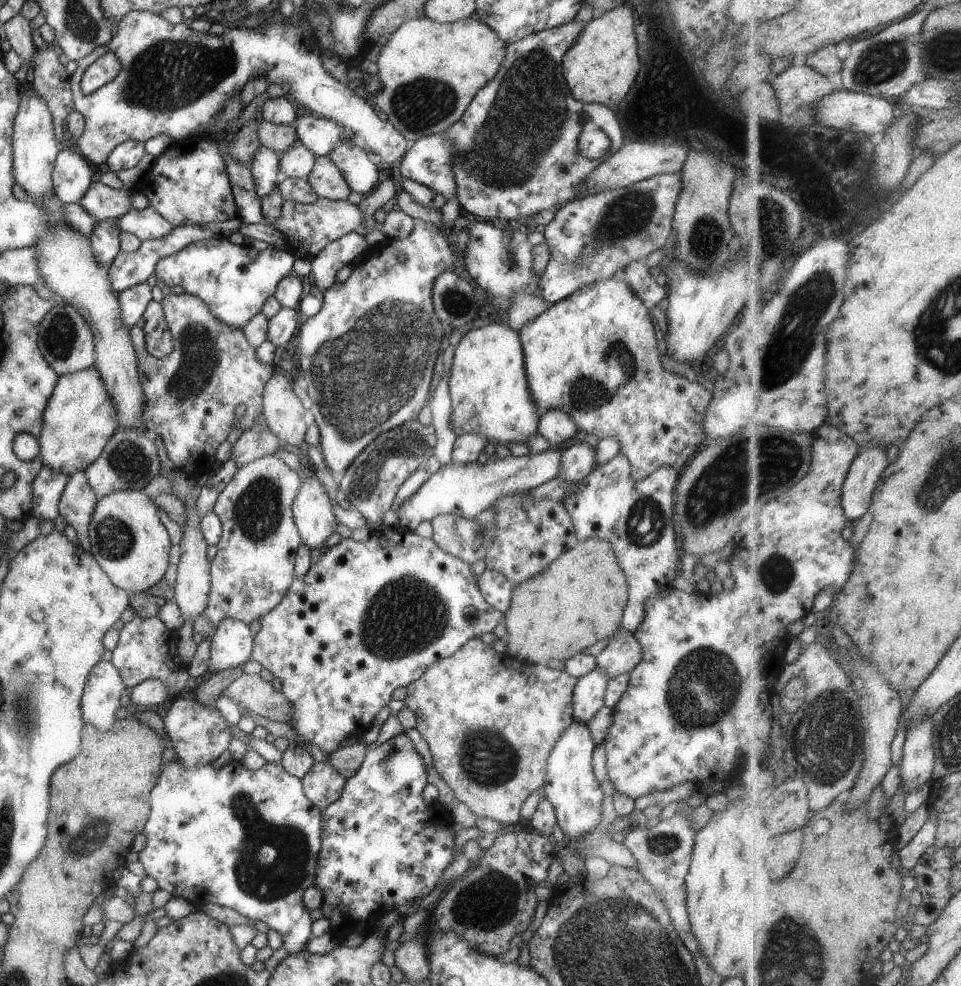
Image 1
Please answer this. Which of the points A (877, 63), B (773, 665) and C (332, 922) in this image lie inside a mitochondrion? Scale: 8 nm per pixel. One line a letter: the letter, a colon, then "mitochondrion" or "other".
A: mitochondrion
B: other
C: other

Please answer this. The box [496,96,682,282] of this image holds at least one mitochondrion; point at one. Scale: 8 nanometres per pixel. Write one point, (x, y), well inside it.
(628, 215)

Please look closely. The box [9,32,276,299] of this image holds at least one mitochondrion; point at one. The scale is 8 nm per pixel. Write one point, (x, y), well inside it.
(169, 74)

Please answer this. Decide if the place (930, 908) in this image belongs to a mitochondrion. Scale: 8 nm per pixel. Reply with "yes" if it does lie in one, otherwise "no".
no

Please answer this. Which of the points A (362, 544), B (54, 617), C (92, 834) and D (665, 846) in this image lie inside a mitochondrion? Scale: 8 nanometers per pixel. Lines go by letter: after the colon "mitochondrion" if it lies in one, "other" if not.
A: other
B: other
C: mitochondrion
D: mitochondrion

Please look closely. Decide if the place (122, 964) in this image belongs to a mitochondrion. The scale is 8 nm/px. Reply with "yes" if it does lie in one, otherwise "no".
no

